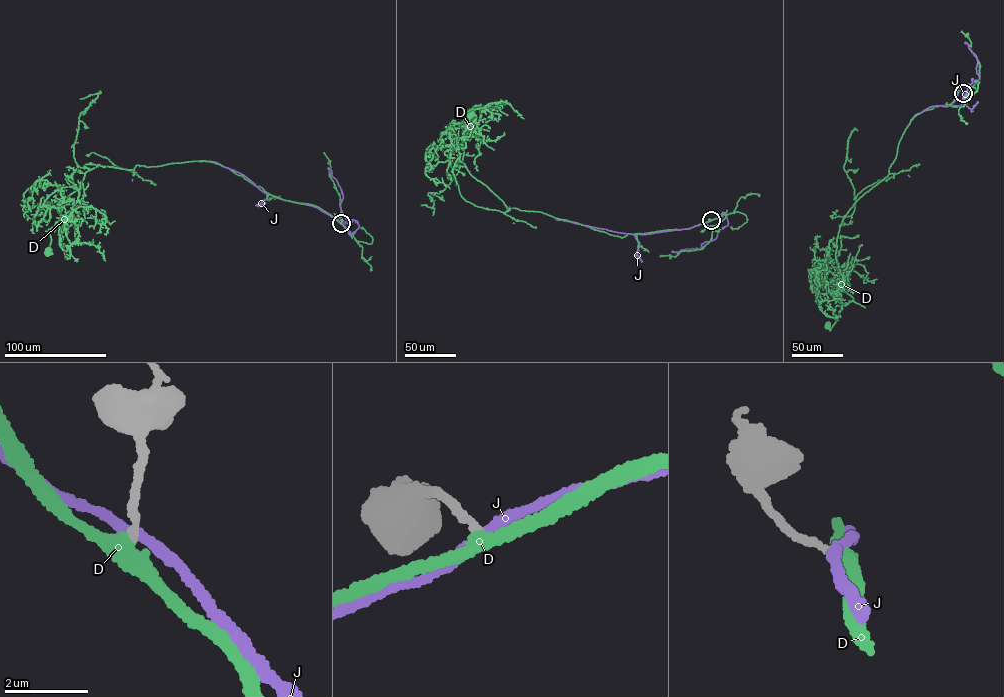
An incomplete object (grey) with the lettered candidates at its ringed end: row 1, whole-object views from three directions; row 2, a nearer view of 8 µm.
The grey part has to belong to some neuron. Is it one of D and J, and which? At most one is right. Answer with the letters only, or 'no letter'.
D

